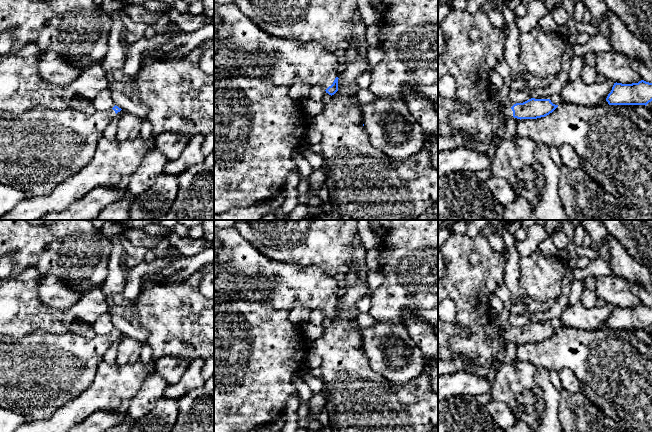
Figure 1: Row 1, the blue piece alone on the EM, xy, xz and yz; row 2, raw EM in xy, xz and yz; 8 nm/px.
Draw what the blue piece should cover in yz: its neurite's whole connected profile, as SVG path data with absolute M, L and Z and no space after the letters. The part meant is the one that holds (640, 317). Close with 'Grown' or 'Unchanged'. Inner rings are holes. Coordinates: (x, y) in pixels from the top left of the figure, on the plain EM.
M614 307L606 325L609 329L647 329L652 325L652 307Z. Unchanged

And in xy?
M116 329L110 334L95 335L93 338L85 338L69 331L55 335L36 330L23 338L0 334L0 408L21 413L26 422L50 419L59 407L89 387L105 352L121 334Z. Grown

